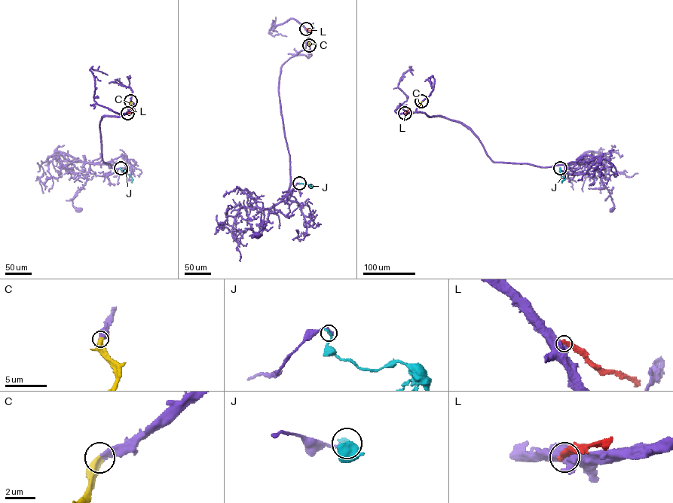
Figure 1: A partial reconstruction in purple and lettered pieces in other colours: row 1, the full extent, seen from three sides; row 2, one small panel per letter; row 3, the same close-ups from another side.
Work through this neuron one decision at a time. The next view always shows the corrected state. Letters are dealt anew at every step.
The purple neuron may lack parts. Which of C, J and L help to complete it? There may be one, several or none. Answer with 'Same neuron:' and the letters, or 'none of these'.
Same neuron: C

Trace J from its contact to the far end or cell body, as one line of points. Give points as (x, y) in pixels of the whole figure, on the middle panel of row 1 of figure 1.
J: (299, 183), (305, 183), (311, 187), (311, 184)

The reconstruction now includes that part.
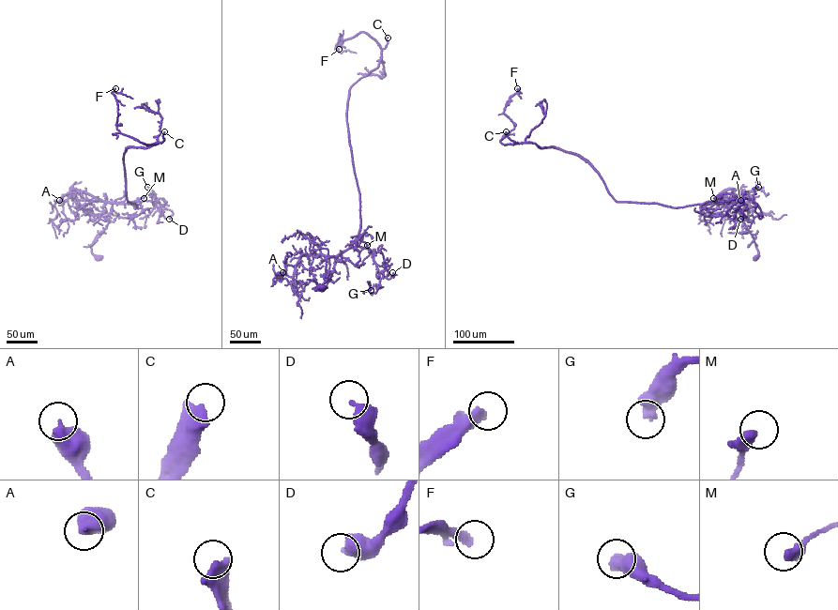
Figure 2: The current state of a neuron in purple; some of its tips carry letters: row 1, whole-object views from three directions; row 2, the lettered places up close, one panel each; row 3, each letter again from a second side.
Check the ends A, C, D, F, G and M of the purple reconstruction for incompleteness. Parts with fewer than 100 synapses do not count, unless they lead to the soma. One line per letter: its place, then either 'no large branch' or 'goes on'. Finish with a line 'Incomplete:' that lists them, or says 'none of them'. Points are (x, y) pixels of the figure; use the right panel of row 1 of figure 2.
A: place (740, 200); no large branch
C: place (506, 131); goes on
D: place (740, 219); no large branch
F: place (517, 88); goes on
G: place (758, 187); no large branch
M: place (713, 198); no large branch
Incomplete: C, F

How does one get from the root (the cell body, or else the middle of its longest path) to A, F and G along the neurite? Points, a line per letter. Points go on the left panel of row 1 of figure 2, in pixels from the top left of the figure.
A: (98, 258), (91, 246), (106, 226), (112, 203), (75, 189), (59, 200)
F: (98, 258), (91, 246), (112, 203), (137, 207), (127, 200), (124, 153), (158, 143), (117, 129), (115, 88)
G: (98, 258), (92, 252), (91, 246), (106, 226), (112, 203), (127, 204), (149, 193), (156, 199), (147, 187)

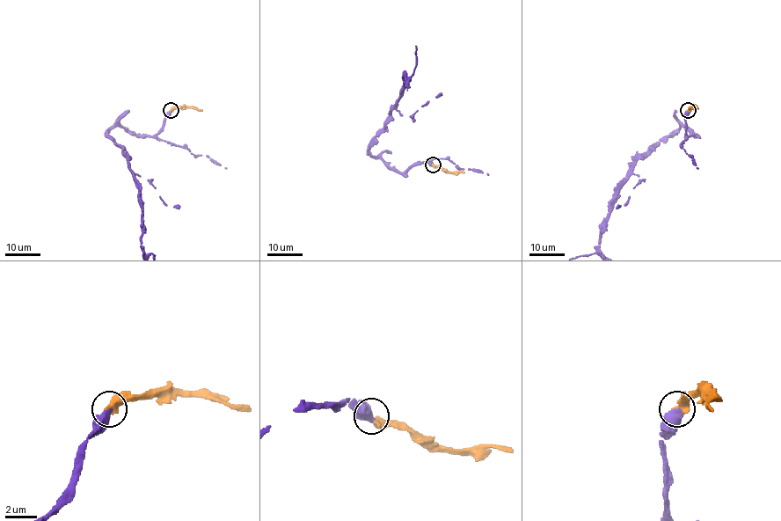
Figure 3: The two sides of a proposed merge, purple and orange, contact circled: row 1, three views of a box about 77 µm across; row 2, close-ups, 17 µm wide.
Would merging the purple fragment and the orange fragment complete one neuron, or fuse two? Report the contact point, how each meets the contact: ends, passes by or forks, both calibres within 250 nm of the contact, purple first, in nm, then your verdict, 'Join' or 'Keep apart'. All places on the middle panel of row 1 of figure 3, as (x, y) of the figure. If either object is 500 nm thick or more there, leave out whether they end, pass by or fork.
Place: (433, 165). Thickness 550 nm (purple) against 480 nm. Join

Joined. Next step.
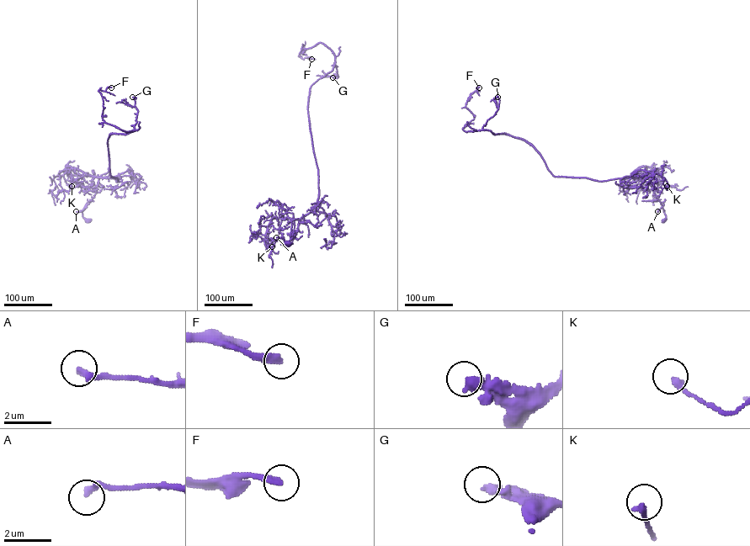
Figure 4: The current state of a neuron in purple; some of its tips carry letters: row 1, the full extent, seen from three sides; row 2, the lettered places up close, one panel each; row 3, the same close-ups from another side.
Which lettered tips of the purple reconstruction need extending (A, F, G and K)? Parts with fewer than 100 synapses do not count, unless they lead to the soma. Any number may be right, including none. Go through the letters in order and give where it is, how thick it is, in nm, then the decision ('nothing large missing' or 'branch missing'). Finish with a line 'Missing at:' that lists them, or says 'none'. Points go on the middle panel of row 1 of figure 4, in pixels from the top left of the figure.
A: (276, 237) | 280 nm | nothing large missing
F: (311, 59) | 280 nm | branch missing
G: (332, 77) | 320 nm | nothing large missing
K: (272, 246) | 240 nm | nothing large missing
Missing at: F

